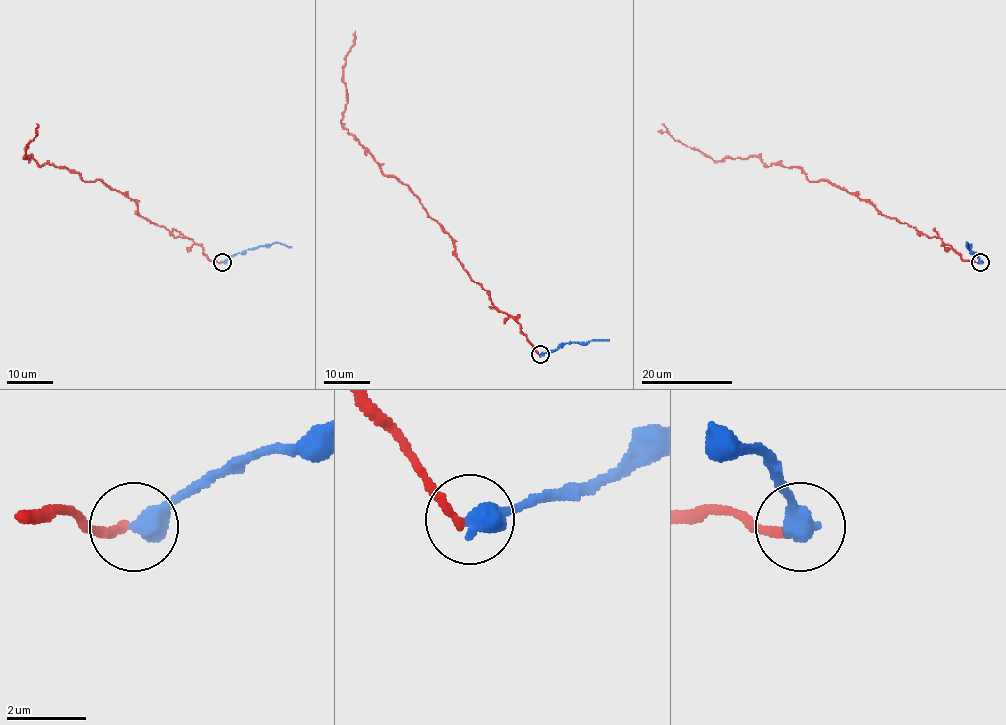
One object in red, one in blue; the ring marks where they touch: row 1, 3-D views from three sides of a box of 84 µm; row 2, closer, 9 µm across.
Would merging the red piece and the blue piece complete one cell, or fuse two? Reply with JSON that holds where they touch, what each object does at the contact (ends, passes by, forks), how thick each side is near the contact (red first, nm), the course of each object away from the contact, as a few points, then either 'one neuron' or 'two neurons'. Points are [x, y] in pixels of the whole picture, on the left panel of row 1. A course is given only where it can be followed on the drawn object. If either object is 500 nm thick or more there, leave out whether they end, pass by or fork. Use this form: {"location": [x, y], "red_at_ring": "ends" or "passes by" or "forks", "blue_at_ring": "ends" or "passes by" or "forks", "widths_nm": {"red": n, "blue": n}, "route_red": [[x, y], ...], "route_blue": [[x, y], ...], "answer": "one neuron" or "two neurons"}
{"location": [222, 262], "widths_nm": {"red": 240, "blue": 550}, "route_red": [[222, 262], [150, 222], [134, 200], [103, 181], [84, 181], [26, 156], [28, 161], [26, 149], [37, 131]], "route_blue": [[223, 262], [249, 248], [273, 243], [291, 247]], "answer": "two neurons"}

